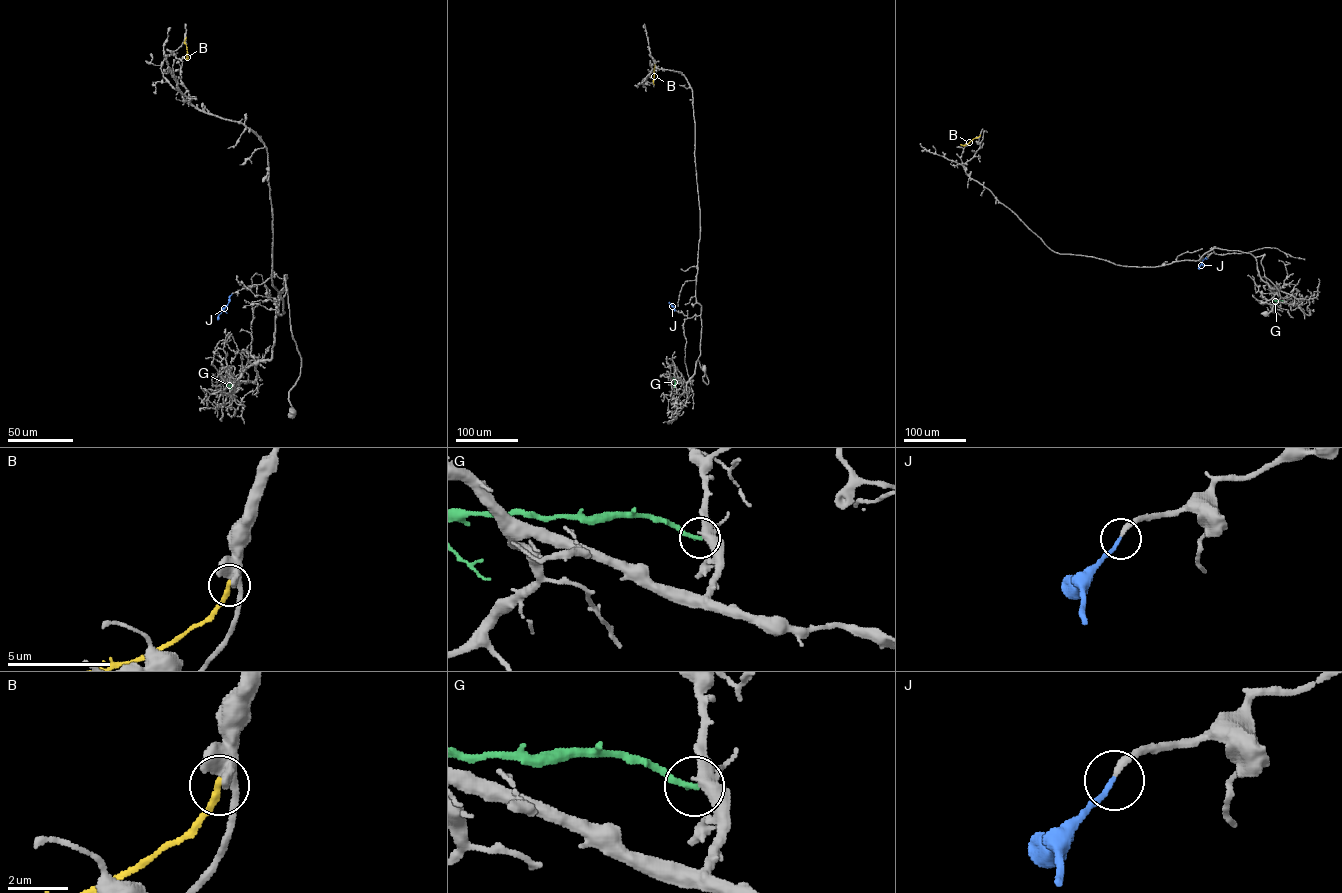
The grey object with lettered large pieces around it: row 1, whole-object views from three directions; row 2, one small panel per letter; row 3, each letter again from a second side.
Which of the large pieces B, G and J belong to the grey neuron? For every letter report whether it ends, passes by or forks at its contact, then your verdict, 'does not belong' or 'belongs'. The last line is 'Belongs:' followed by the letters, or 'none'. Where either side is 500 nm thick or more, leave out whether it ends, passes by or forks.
B: it ends; does not belong
G: it ends; does not belong
J: it ends; belongs
Belongs: J

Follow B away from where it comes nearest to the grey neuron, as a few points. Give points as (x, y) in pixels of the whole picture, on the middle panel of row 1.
B: (654, 84), (654, 65)

